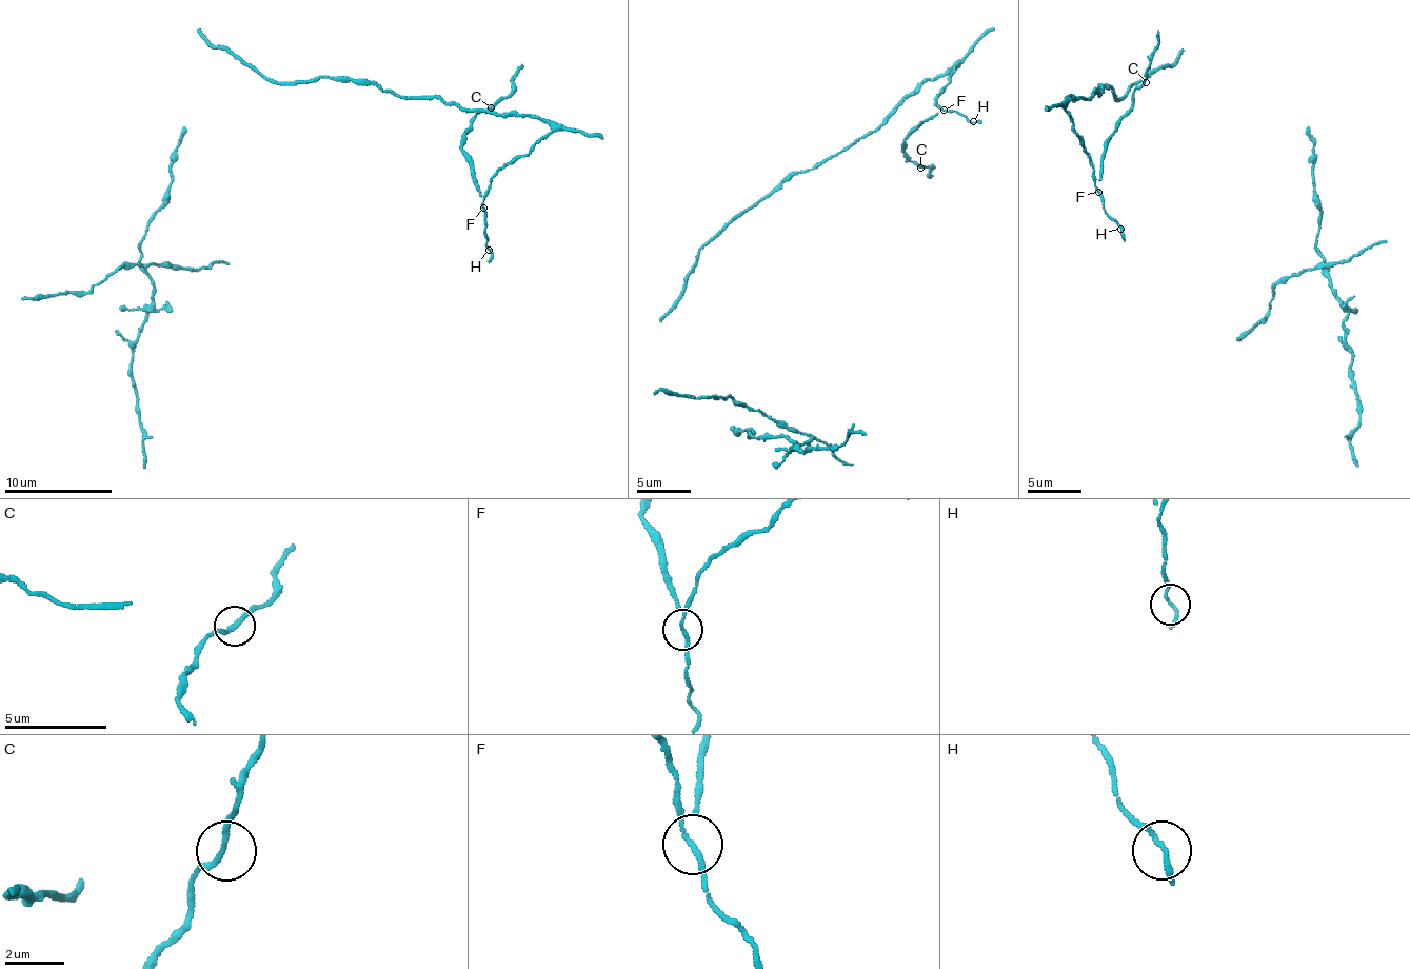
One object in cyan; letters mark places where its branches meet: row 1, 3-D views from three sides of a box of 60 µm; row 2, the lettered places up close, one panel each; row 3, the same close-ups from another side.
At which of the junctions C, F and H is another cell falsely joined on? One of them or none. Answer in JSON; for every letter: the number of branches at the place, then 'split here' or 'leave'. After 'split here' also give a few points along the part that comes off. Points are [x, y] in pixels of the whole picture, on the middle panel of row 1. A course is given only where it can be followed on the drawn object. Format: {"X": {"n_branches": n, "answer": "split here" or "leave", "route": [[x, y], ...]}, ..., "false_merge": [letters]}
{"C": {"n_branches": 2, "answer": "leave"}, "F": {"n_branches": 2, "answer": "split here"}, "H": {"n_branches": 2, "answer": "leave"}, "false_merge": ["F"]}

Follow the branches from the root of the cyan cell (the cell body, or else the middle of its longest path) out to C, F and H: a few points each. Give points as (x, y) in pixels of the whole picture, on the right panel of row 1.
C: (1127, 92), (1121, 99), (1101, 83), (1100, 95), (1067, 97), (1094, 179), (1100, 177), (1106, 141), (1146, 82)
F: (1127, 92), (1121, 99), (1101, 83), (1100, 95), (1097, 90), (1087, 99), (1067, 97), (1072, 127), (1099, 192)
H: (1127, 92), (1121, 99), (1101, 83), (1100, 95), (1070, 96), (1067, 103), (1104, 213), (1120, 229)

